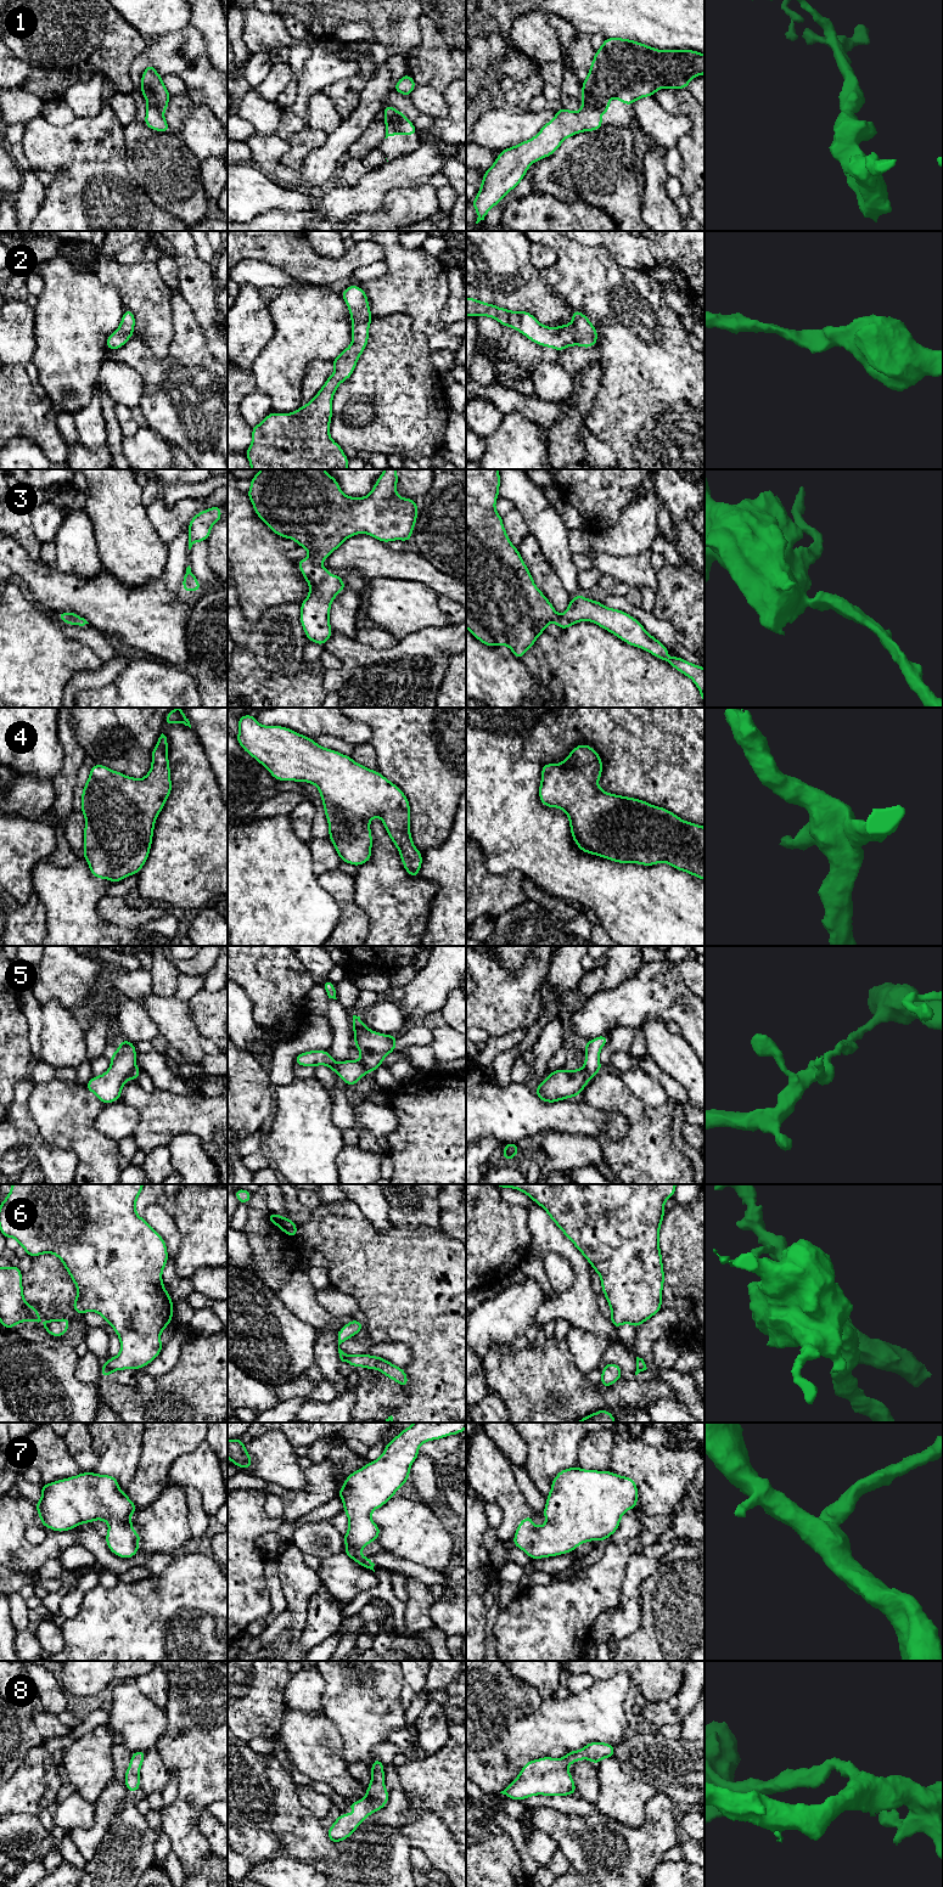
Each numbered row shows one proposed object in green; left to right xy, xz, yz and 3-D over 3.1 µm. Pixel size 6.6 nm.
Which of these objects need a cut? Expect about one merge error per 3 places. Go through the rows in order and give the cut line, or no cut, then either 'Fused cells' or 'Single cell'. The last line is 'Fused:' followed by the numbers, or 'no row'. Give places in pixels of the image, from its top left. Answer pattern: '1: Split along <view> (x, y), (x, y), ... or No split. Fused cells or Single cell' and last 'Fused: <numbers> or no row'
1: Split along yz (583, 103), (599, 113). Fused cells
2: No split. Single cell
3: No split. Single cell
4: No split. Single cell
5: Split along xy (135, 1066), (128, 1079). Fused cells
6: Split along xy (105, 1363), (112, 1370). Fused cells
7: No split. Single cell
8: No split. Single cell
Fused: 1, 5, 6

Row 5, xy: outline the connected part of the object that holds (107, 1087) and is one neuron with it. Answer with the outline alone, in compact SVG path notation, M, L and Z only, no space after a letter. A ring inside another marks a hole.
M120 1038L119 1048L111 1054L111 1066L101 1076L92 1076L84 1086L105 1105L120 1100L120 1093L135 1068L136 1049L133 1042Z

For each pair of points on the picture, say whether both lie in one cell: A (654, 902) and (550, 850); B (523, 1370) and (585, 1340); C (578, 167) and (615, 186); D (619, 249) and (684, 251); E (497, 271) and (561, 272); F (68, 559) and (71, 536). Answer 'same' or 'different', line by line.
A: same
B: different
C: same
D: same
E: different
F: same

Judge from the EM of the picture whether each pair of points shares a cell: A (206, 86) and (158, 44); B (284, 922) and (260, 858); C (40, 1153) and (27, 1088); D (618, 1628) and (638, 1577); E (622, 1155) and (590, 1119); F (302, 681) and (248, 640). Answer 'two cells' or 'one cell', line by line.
A: one cell
B: one cell
C: one cell
D: one cell
E: two cells
F: two cells

